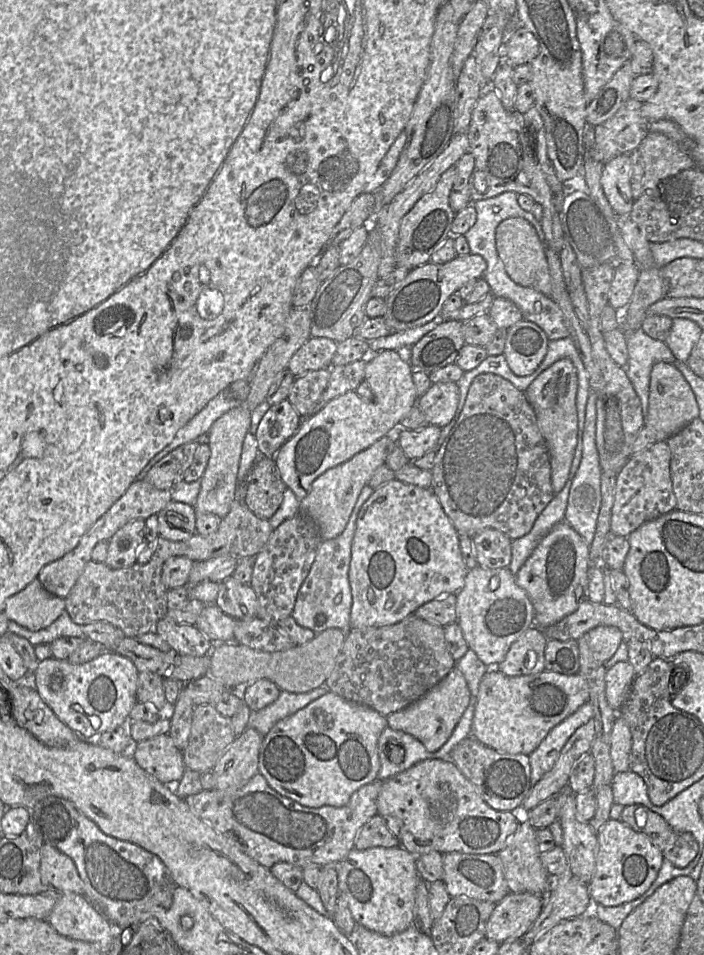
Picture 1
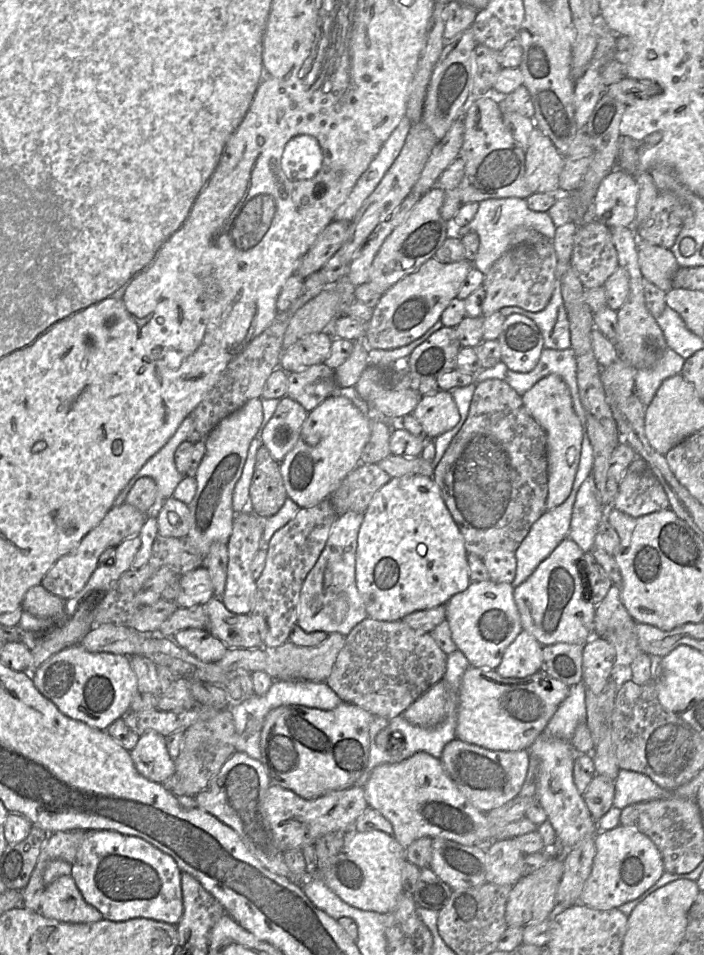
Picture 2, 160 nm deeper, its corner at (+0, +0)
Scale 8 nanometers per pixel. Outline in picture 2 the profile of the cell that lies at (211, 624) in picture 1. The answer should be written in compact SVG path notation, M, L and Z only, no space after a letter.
M203 605L178 608L160 626L158 635L172 638L178 631L185 629L206 629L208 615Z

